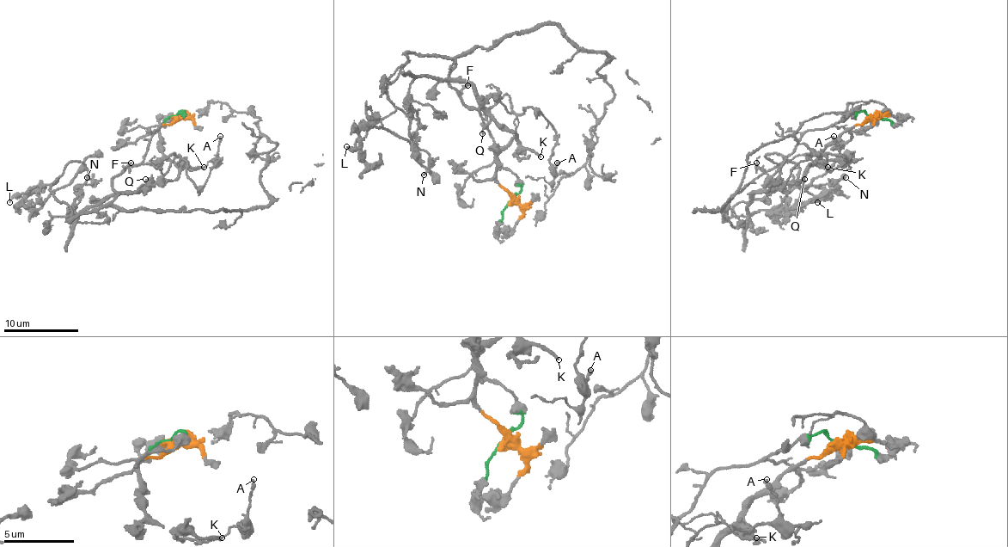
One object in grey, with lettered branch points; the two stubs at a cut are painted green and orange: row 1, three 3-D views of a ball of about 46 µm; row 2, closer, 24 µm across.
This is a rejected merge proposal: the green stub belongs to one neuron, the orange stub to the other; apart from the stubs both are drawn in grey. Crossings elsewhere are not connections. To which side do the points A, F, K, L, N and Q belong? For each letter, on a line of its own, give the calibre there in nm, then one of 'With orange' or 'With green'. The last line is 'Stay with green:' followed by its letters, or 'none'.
A: Thickness 200 nm. With green
F: Thickness 150 nm. With green
K: Thickness 240 nm. With orange
L: Thickness 240 nm. With green
N: Thickness 140 nm. With green
Q: Thickness 170 nm. With orange
Stay with green: A, F, L, N

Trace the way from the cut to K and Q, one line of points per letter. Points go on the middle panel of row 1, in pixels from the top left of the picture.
K: (510, 201), (510, 195), (496, 177), (496, 156), (515, 139), (540, 156)
Q: (510, 201), (510, 195), (496, 177), (496, 156), (515, 134), (492, 120), (483, 134)

